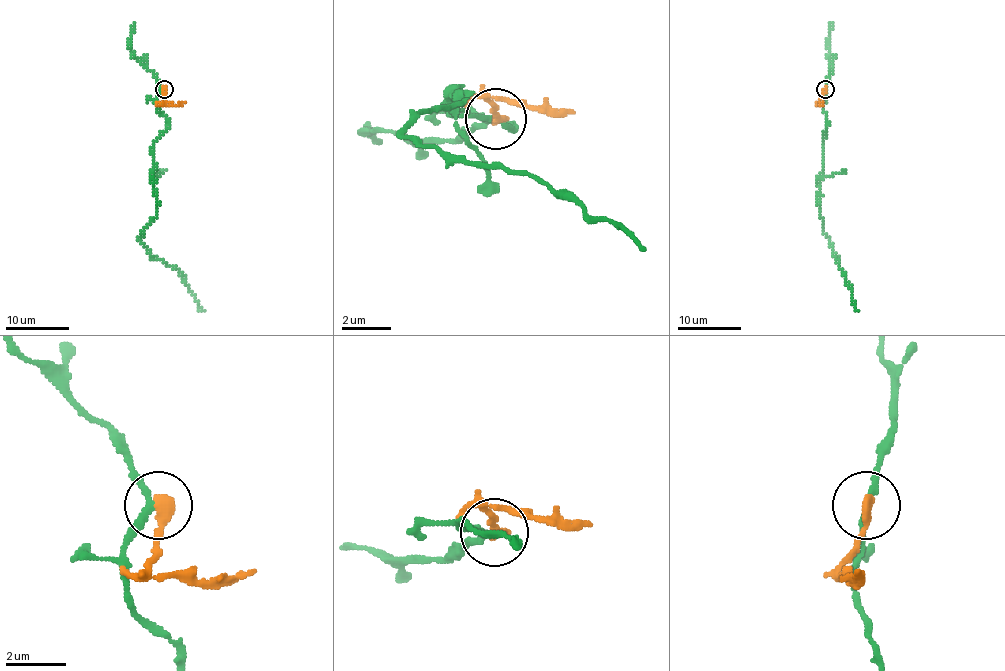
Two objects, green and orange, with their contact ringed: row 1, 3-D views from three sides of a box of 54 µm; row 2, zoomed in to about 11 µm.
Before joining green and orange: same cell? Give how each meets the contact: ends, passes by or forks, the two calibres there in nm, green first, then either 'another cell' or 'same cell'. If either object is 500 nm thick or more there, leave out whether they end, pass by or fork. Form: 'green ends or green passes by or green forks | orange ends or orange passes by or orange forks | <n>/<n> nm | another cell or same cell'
green passes by | orange ends | 200/400 nm | another cell

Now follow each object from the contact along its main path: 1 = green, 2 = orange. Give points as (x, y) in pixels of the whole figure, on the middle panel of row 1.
1: (494, 120), (469, 108), (512, 132), (451, 114), (451, 96), (402, 132), (537, 175), (647, 249)
2: (494, 120), (500, 102), (574, 114)

